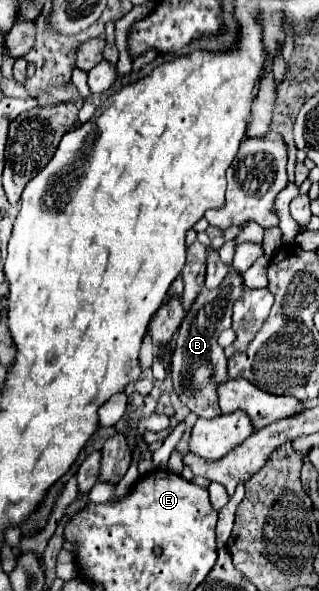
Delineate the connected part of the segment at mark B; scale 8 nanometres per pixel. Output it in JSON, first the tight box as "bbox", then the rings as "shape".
{"bbox":[170,272,244,418],"shape":[[[228,272],[228,276],[216,288],[216,296],[206,296],[206,288],[202,288],[200,296],[194,300],[190,312],[186,312],[186,318],[182,320],[176,334],[170,378],[174,382],[174,392],[178,394],[180,402],[200,418],[216,418],[222,414],[216,390],[220,384],[226,382],[228,374],[226,374],[226,356],[222,346],[218,344],[218,334],[232,326],[232,306],[234,300],[242,294],[242,288],[244,282],[238,272]]]}

